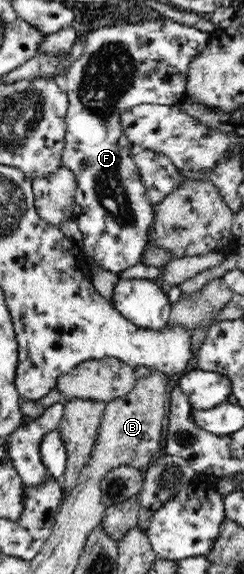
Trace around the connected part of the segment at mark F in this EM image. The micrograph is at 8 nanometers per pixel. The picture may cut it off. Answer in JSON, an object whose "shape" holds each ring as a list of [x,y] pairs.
{"shape":[[[161,18],[155,20],[143,19],[136,23],[125,23],[121,25],[108,25],[101,28],[88,30],[86,32],[86,39],[84,40],[83,54],[73,62],[70,69],[65,72],[65,80],[67,83],[66,93],[68,94],[68,111],[65,115],[65,148],[62,152],[62,165],[65,168],[75,173],[75,179],[77,179],[77,190],[75,196],[75,210],[73,216],[79,230],[82,232],[82,244],[81,249],[87,258],[90,258],[98,264],[99,267],[109,270],[115,274],[120,274],[121,271],[126,268],[135,266],[137,262],[140,262],[143,251],[147,249],[149,244],[149,229],[154,221],[154,206],[151,204],[151,200],[148,198],[148,192],[145,190],[145,185],[141,181],[139,171],[137,171],[137,165],[135,165],[134,154],[136,149],[131,146],[127,135],[121,131],[121,114],[131,110],[136,105],[151,103],[160,105],[173,106],[177,104],[183,96],[185,96],[185,88],[187,82],[187,70],[192,64],[192,61],[206,48],[207,42],[209,42],[209,33],[198,30],[197,28],[185,25],[183,23],[177,23],[168,18]]]}

